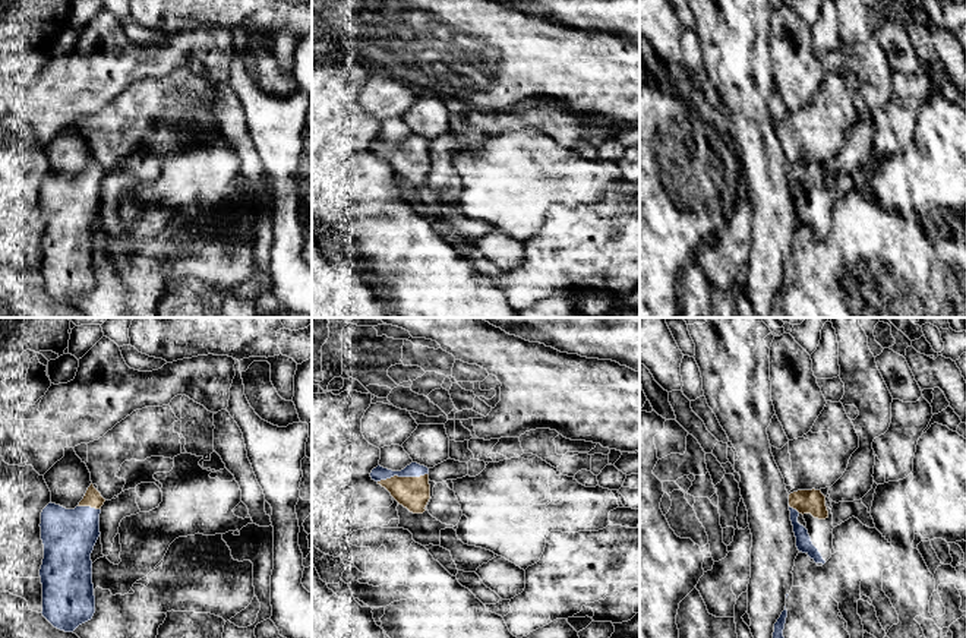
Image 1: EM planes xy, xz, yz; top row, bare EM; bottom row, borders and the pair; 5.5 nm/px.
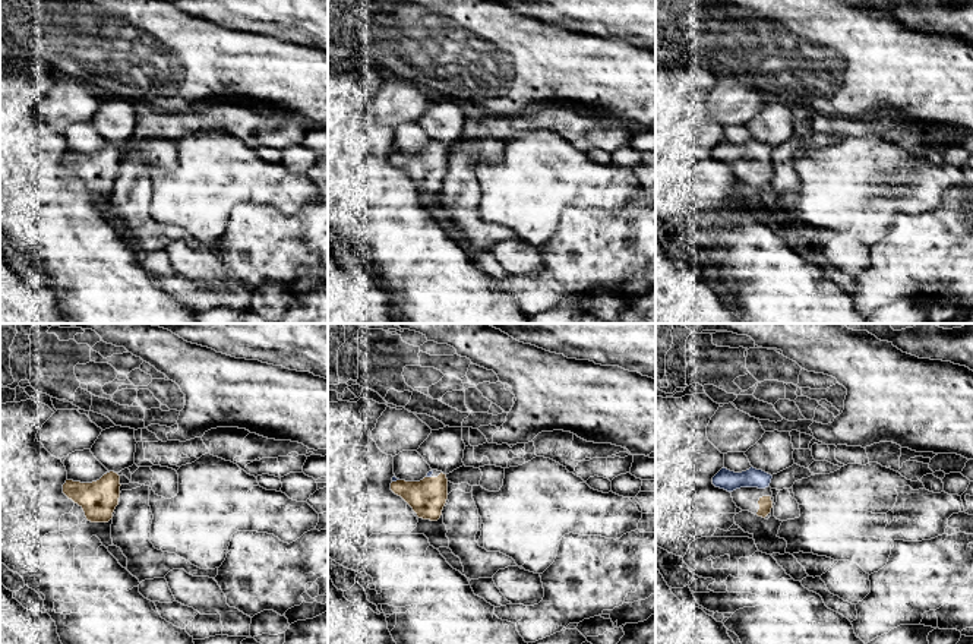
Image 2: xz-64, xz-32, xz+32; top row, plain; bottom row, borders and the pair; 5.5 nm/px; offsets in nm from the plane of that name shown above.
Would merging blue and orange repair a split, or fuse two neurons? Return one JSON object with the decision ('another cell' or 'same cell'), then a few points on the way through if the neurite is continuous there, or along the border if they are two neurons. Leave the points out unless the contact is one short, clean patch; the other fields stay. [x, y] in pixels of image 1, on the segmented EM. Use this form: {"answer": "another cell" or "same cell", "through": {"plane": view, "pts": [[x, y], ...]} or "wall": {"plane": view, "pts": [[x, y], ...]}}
{"answer": "same cell", "through": {"plane": "xz", "pts": [[413, 470], [403, 476], [410, 483], [413, 493]]}}

